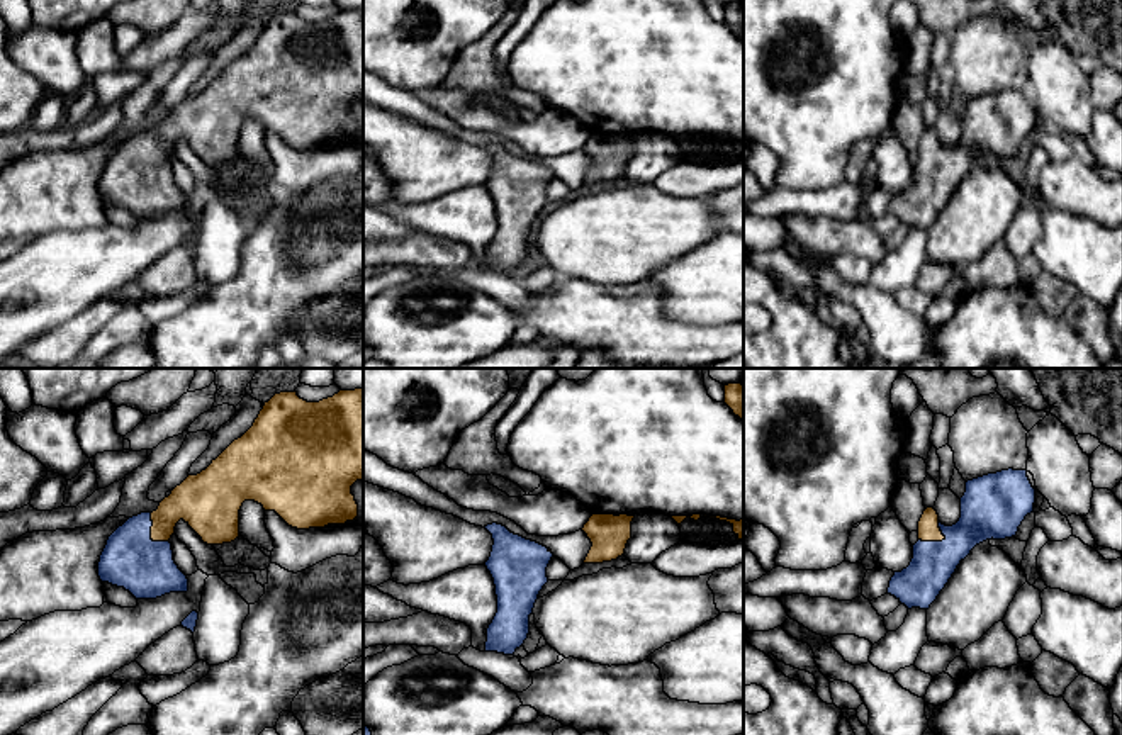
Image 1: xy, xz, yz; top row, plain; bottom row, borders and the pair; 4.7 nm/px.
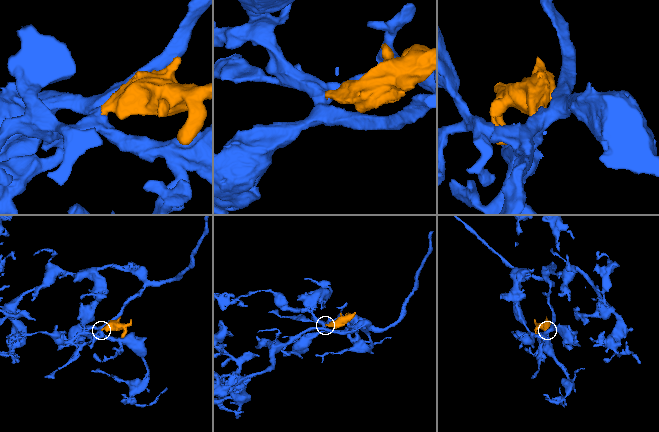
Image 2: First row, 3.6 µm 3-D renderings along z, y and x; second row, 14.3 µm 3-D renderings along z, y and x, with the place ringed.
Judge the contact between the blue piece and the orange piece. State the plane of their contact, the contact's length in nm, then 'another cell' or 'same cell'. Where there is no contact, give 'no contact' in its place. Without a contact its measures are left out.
xy | 170 nm | same cell

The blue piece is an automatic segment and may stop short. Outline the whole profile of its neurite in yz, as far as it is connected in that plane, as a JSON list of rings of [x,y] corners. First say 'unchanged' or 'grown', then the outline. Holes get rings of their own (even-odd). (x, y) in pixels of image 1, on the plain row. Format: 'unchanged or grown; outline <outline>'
grown; outline [[[1008,88],[968,100],[966,112],[961,117],[961,137],[956,144],[942,144],[934,127],[923,131],[918,141],[918,161],[913,165],[913,178],[906,188],[895,192],[888,214],[908,229],[928,229],[971,170],[991,158],[1015,156],[1025,136],[1034,132],[1034,122],[1035,109],[1027,97],[1027,90]]]

